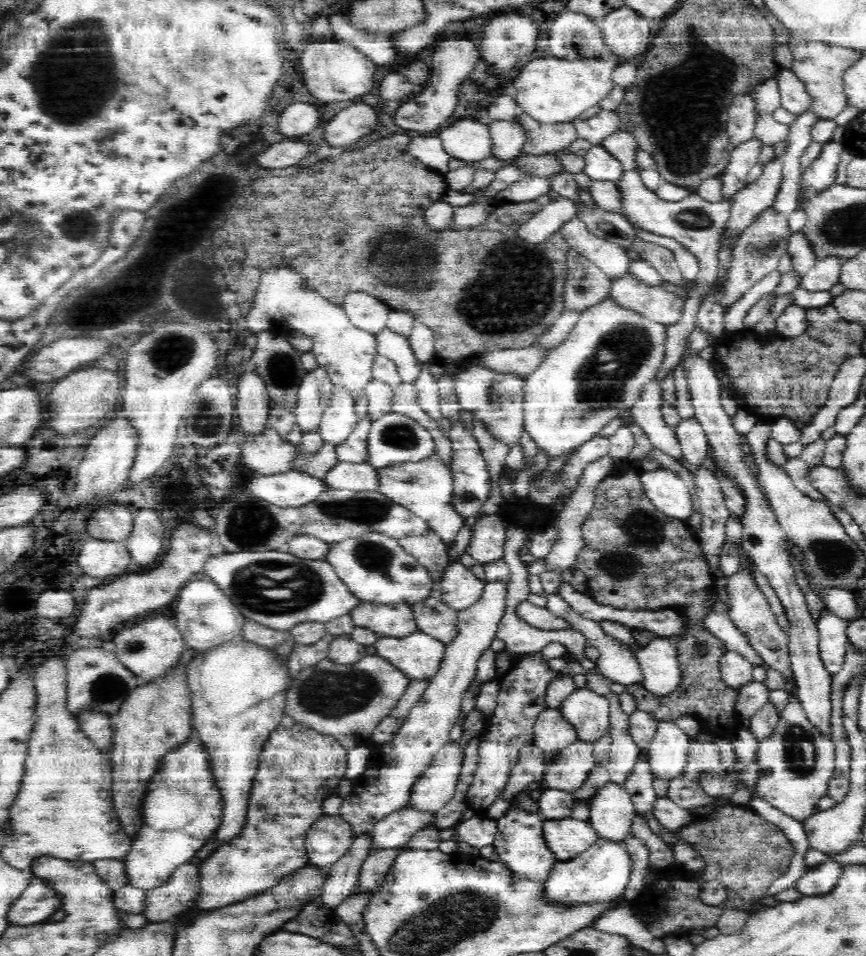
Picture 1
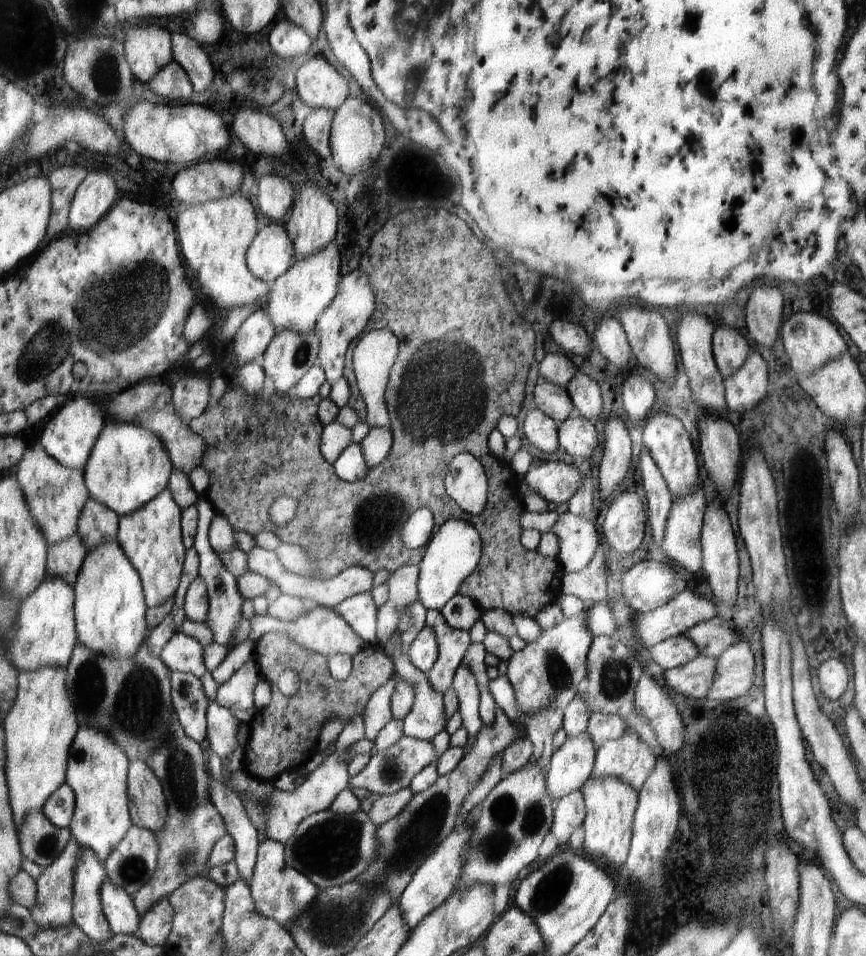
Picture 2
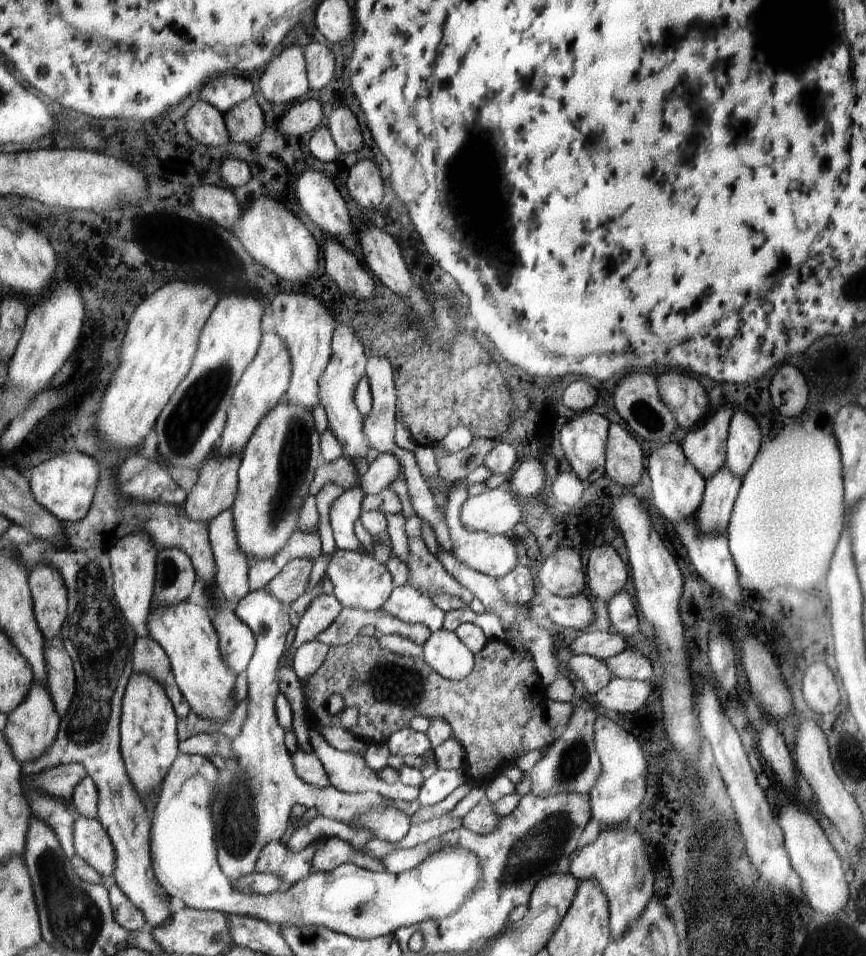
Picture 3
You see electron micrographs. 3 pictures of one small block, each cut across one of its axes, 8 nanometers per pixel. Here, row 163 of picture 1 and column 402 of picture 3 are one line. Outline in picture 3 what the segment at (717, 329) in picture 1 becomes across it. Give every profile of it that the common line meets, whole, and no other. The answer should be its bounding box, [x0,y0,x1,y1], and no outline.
[308,730,420,802]

